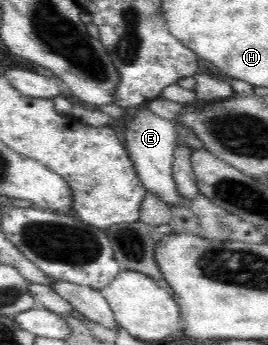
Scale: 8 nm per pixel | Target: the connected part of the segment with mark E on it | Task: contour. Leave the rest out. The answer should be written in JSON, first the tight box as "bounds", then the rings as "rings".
{"bounds":[124,108,184,206],"rings":[[[143,108],[128,123],[124,129],[126,148],[132,159],[137,176],[147,192],[152,193],[166,206],[184,205],[183,197],[173,179],[174,148],[176,143],[175,125],[172,122],[156,116],[150,109]]]}

